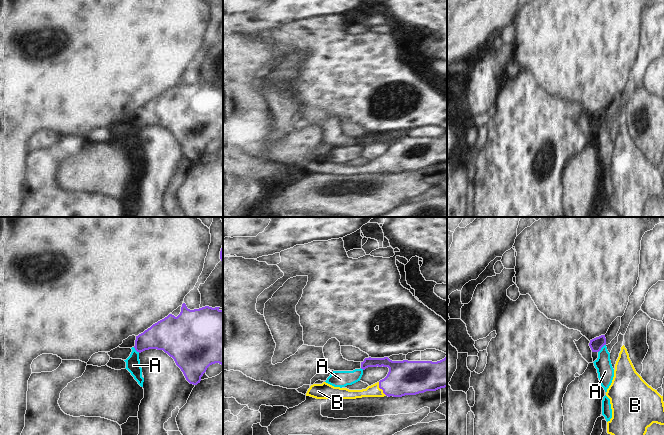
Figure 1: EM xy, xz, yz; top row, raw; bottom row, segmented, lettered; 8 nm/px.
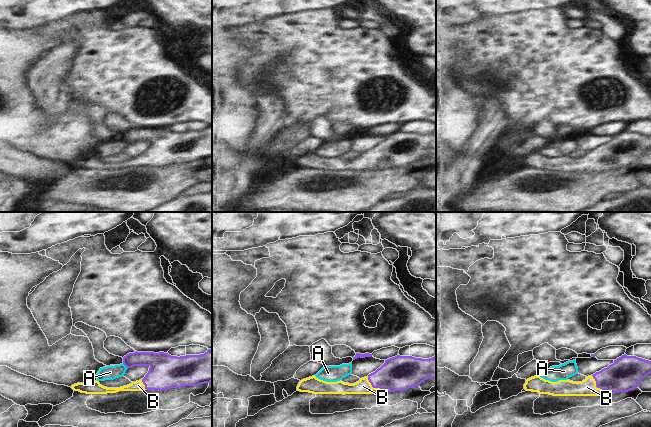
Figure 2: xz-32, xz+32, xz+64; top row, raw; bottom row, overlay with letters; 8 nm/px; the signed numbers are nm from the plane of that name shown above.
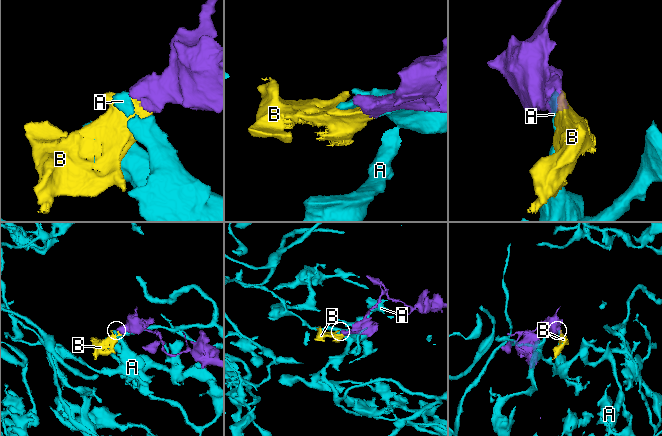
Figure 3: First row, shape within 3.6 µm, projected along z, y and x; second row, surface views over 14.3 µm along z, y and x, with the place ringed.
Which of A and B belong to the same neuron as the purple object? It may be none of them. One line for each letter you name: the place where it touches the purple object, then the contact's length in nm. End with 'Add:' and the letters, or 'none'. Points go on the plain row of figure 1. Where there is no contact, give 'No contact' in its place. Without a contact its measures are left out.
B: Touches purple at xz (381, 164). Shared border 130 nm
Add: B

